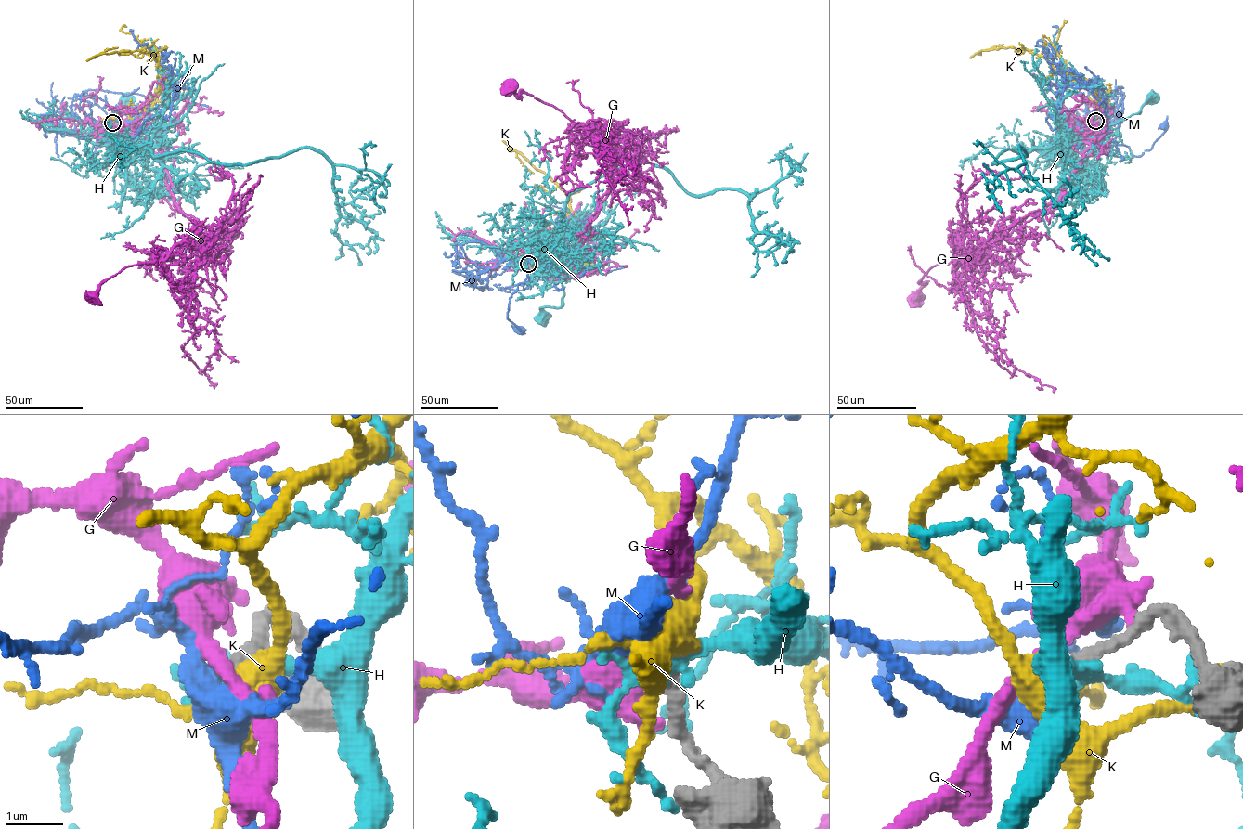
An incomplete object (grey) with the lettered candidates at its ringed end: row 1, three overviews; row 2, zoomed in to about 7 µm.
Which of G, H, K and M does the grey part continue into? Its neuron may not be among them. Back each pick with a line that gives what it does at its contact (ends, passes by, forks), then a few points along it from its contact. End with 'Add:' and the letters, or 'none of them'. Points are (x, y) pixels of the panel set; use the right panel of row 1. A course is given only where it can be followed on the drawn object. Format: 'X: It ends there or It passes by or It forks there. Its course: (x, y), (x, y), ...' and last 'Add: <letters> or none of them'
Add: none of them

